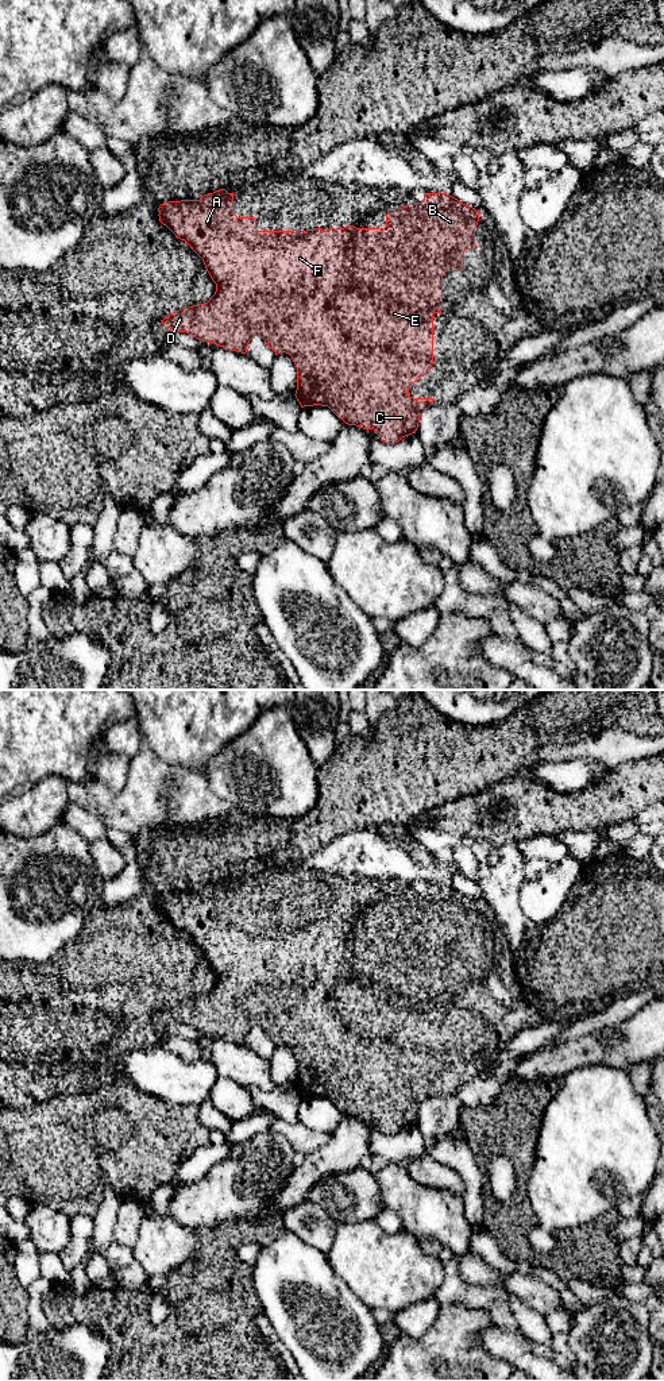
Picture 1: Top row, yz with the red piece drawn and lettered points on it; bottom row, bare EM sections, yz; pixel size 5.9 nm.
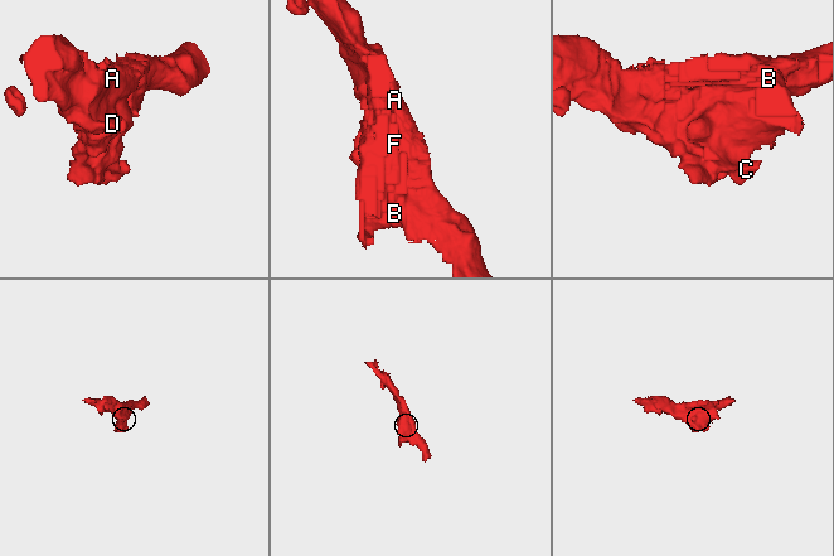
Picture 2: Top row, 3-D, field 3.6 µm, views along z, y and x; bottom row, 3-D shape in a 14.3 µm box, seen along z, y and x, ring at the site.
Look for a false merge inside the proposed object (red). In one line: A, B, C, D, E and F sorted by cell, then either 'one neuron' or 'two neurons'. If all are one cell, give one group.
groups A B C D E F; one neuron

